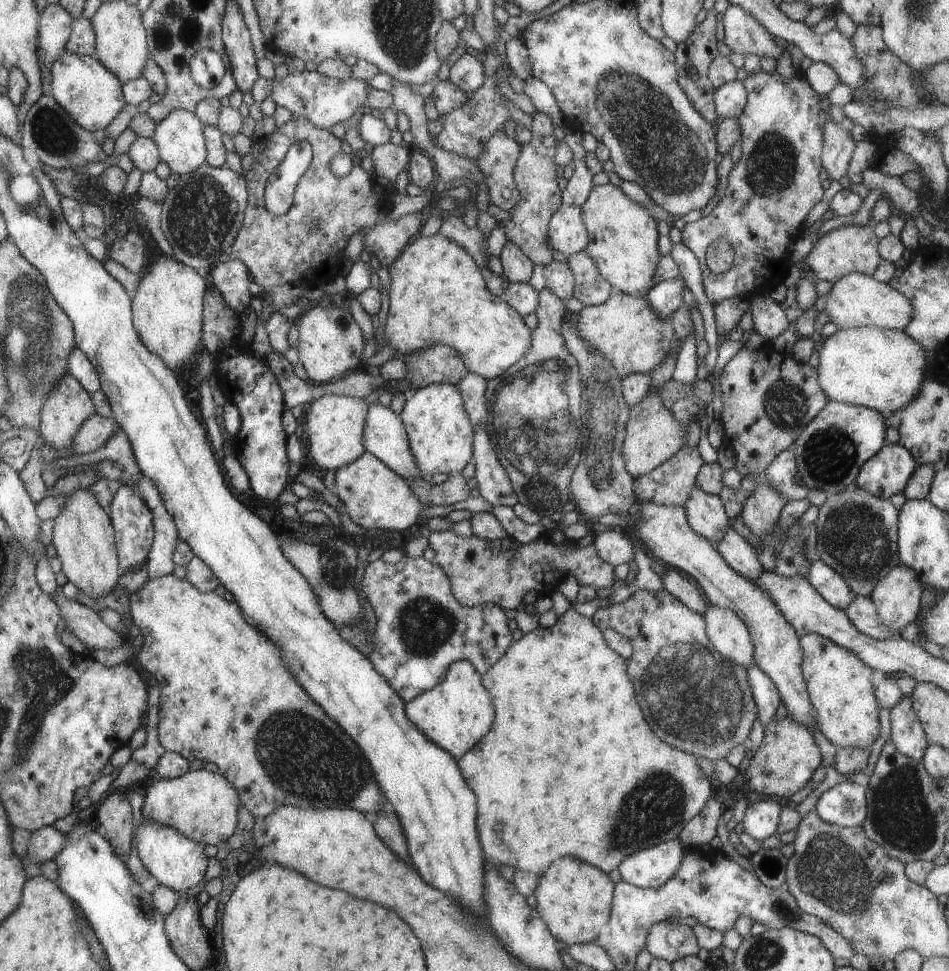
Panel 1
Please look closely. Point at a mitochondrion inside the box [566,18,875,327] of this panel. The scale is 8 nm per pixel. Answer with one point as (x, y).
(663, 150)

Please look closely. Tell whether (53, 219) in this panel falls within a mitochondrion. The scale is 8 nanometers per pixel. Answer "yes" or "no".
no

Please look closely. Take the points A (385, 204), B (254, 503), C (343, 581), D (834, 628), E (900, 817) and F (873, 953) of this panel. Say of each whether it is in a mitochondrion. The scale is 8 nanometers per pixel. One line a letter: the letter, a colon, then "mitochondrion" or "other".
A: other
B: other
C: mitochondrion
D: other
E: mitochondrion
F: other

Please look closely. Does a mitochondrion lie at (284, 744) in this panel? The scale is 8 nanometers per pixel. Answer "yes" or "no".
yes

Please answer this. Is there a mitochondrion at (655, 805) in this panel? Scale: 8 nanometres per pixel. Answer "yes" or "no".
yes

